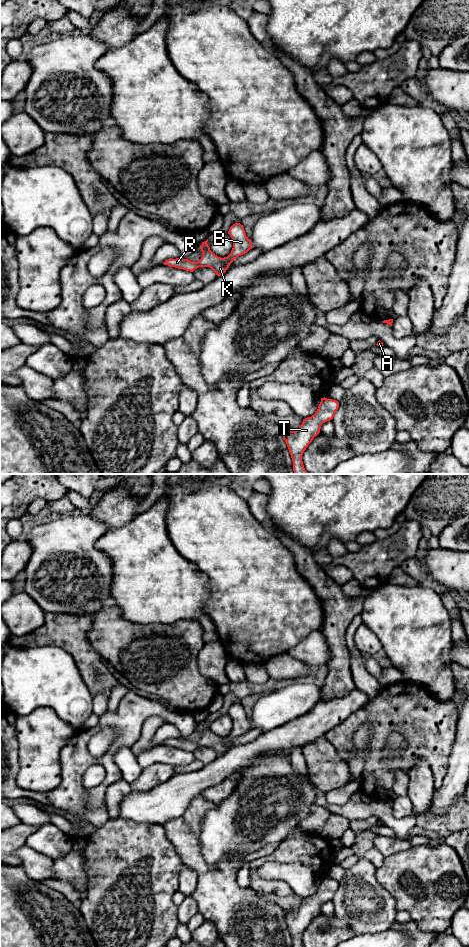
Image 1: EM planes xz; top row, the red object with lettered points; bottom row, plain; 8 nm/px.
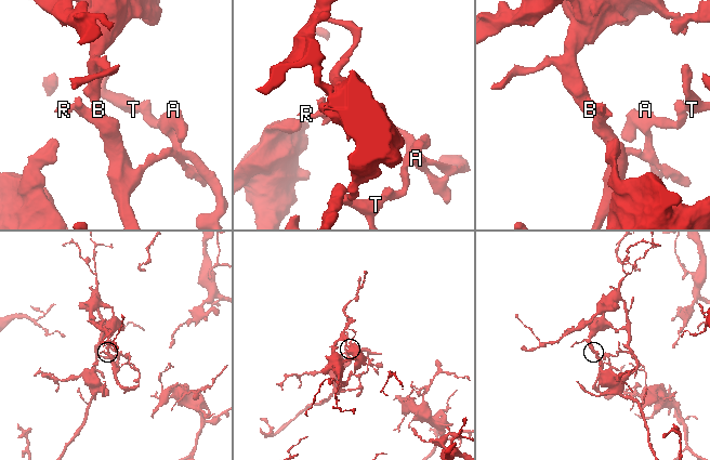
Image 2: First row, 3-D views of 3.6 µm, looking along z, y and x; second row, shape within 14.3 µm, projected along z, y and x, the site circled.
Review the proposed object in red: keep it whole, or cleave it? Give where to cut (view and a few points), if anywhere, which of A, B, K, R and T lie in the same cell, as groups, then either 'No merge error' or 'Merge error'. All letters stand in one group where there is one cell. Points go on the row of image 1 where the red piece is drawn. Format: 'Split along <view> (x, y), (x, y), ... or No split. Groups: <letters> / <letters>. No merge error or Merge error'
No split. Groups: A B K R T. No merge error

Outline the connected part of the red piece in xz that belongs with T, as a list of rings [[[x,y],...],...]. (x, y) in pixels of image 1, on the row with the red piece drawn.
[[[321,398],[316,413],[305,418],[297,430],[283,430],[283,439],[293,461],[294,474],[309,474],[304,468],[302,455],[312,440],[320,433],[321,425],[332,420],[338,408],[338,401]]]

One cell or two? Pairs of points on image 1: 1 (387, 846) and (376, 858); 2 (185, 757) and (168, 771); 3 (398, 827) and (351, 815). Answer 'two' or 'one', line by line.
1: two
2: two
3: one

